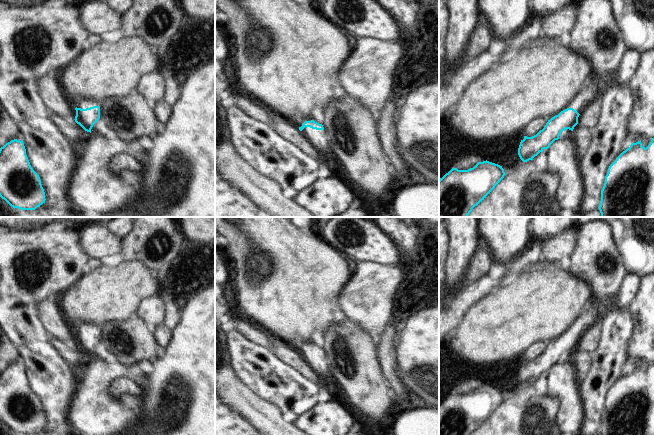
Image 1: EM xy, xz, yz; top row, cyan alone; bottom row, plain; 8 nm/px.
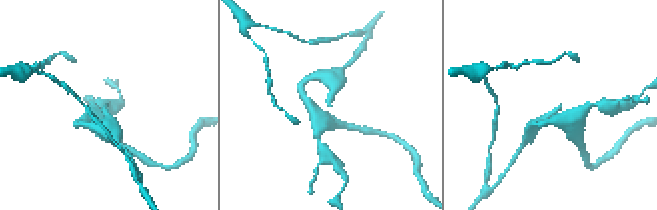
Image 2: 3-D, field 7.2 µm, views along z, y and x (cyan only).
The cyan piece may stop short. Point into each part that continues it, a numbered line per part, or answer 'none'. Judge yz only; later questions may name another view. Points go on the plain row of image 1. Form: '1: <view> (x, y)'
1: yz (592, 315)

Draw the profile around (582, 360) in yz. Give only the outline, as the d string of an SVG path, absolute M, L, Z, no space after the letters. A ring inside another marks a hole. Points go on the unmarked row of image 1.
M579 348L574 351L571 361L576 369L578 379L585 378L592 368L591 354Z

